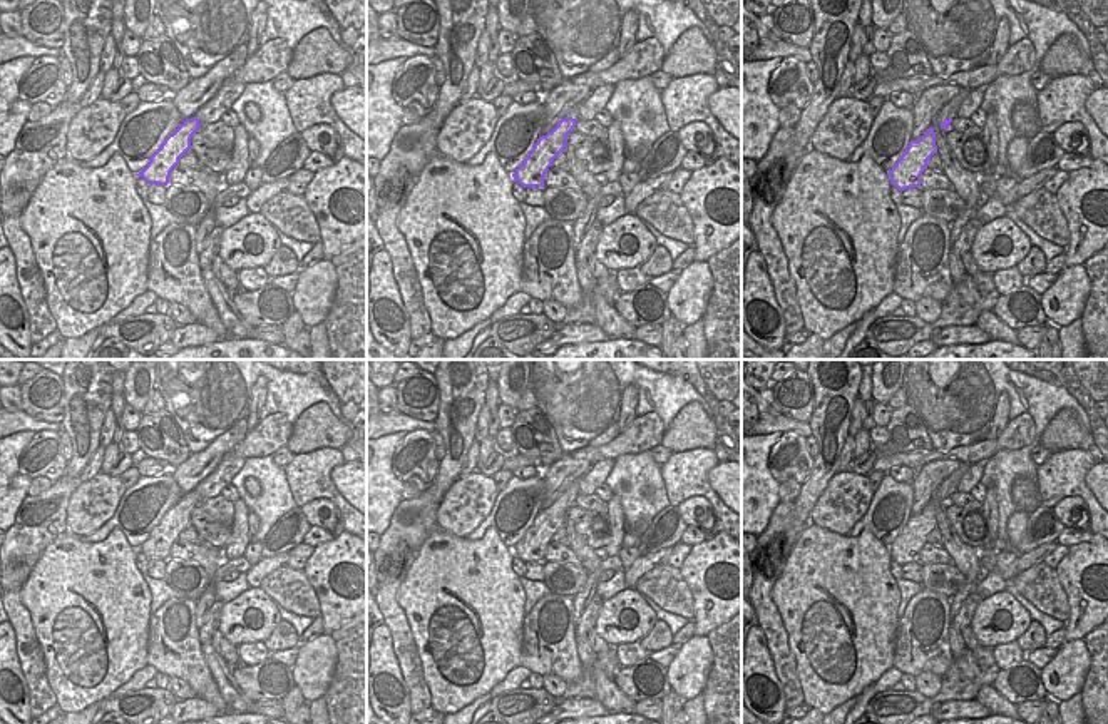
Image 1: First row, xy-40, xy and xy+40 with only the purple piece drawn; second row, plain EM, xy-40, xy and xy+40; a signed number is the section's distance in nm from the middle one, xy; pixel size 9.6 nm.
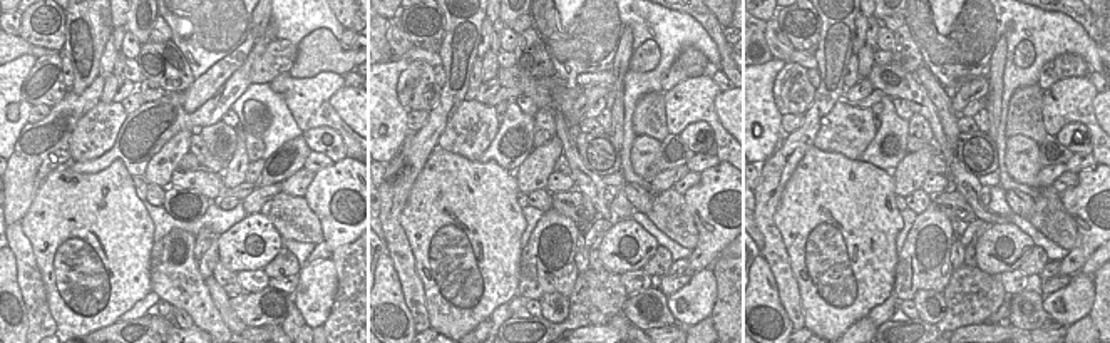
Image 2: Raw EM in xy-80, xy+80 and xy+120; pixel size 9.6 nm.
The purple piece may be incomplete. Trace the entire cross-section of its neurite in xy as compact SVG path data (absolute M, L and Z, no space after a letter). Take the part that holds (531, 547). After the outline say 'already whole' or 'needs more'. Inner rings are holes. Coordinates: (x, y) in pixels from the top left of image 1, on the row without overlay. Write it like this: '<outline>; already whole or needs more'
M581 478L574 480L551 507L537 513L532 525L512 548L514 555L524 563L544 562L544 553L552 535L564 527L567 510L574 505L576 497L579 495L579 480Z; needs more

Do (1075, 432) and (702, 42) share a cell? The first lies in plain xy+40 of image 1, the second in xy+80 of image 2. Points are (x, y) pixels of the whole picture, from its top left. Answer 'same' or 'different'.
different

